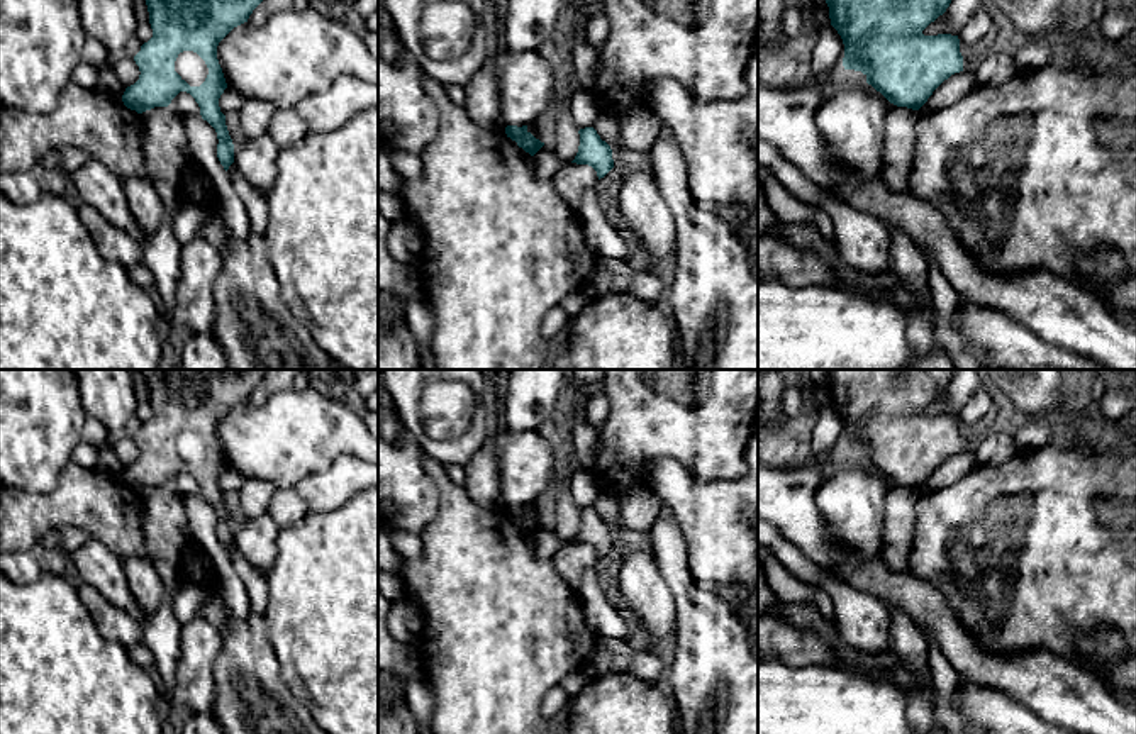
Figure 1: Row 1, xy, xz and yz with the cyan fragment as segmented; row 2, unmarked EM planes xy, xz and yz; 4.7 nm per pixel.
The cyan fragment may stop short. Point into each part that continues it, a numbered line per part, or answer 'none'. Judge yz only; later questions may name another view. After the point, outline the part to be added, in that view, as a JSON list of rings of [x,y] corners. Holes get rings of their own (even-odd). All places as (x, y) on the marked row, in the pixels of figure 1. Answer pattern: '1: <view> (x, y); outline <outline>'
none

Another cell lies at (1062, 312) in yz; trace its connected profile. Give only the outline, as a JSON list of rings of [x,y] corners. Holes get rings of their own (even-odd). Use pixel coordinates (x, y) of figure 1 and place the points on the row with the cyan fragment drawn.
[[[816,83],[787,90],[758,86],[758,139],[775,146],[819,188],[861,212],[897,222],[924,258],[938,263],[958,297],[1000,310],[1043,341],[1107,370],[1136,370],[1136,331],[1094,292],[1050,271],[988,273],[933,203],[910,190],[890,192],[882,175],[866,178],[839,164],[816,119],[826,95]]]

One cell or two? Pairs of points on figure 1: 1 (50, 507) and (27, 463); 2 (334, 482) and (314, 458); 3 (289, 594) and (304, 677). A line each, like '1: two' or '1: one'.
1: two
2: two
3: one

